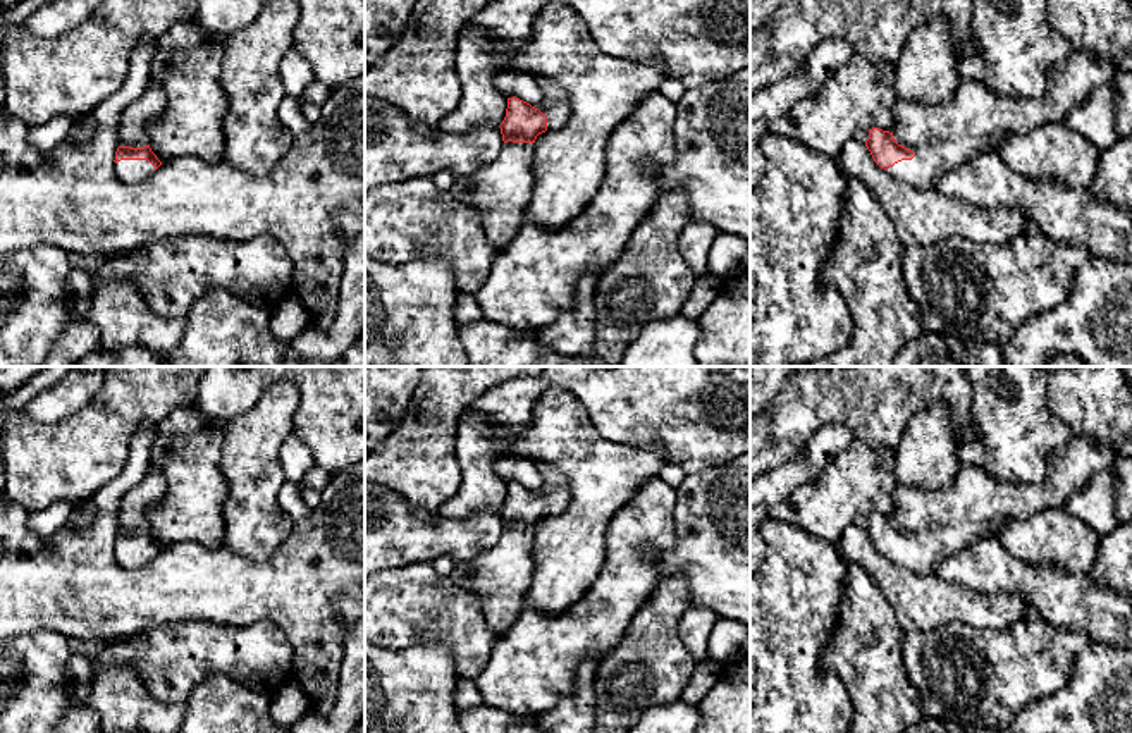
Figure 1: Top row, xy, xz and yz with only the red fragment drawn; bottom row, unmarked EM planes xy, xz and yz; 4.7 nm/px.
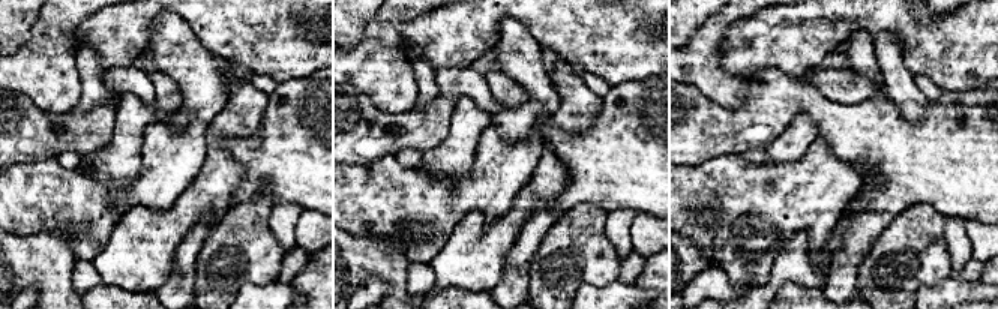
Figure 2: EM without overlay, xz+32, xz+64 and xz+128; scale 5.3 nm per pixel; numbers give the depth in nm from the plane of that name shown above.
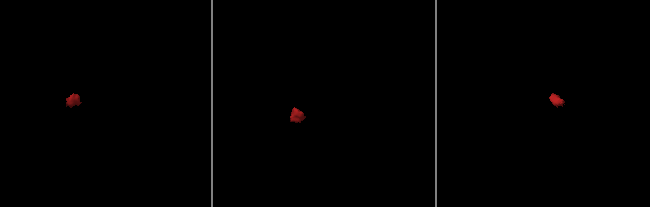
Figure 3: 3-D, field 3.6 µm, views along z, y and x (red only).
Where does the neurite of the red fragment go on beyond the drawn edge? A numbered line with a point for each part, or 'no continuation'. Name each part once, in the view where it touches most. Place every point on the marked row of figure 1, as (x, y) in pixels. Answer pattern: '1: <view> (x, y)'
1: xz (554, 104)
2: yz (941, 135)

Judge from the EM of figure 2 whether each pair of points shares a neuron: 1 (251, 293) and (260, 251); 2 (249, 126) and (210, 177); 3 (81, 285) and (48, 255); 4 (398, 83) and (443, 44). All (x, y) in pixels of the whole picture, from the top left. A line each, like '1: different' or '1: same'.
1: different
2: same
3: different
4: different

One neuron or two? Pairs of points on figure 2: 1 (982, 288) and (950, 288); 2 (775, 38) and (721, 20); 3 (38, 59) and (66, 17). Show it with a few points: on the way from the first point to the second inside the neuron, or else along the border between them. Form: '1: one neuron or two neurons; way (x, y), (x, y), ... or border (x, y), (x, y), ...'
1: one neuron; way (974, 288), (958, 288)
2: two neurons; border (749, 15), (736, 20), (728, 27), (721, 56)
3: one neuron; way (48, 48), (56, 27)

